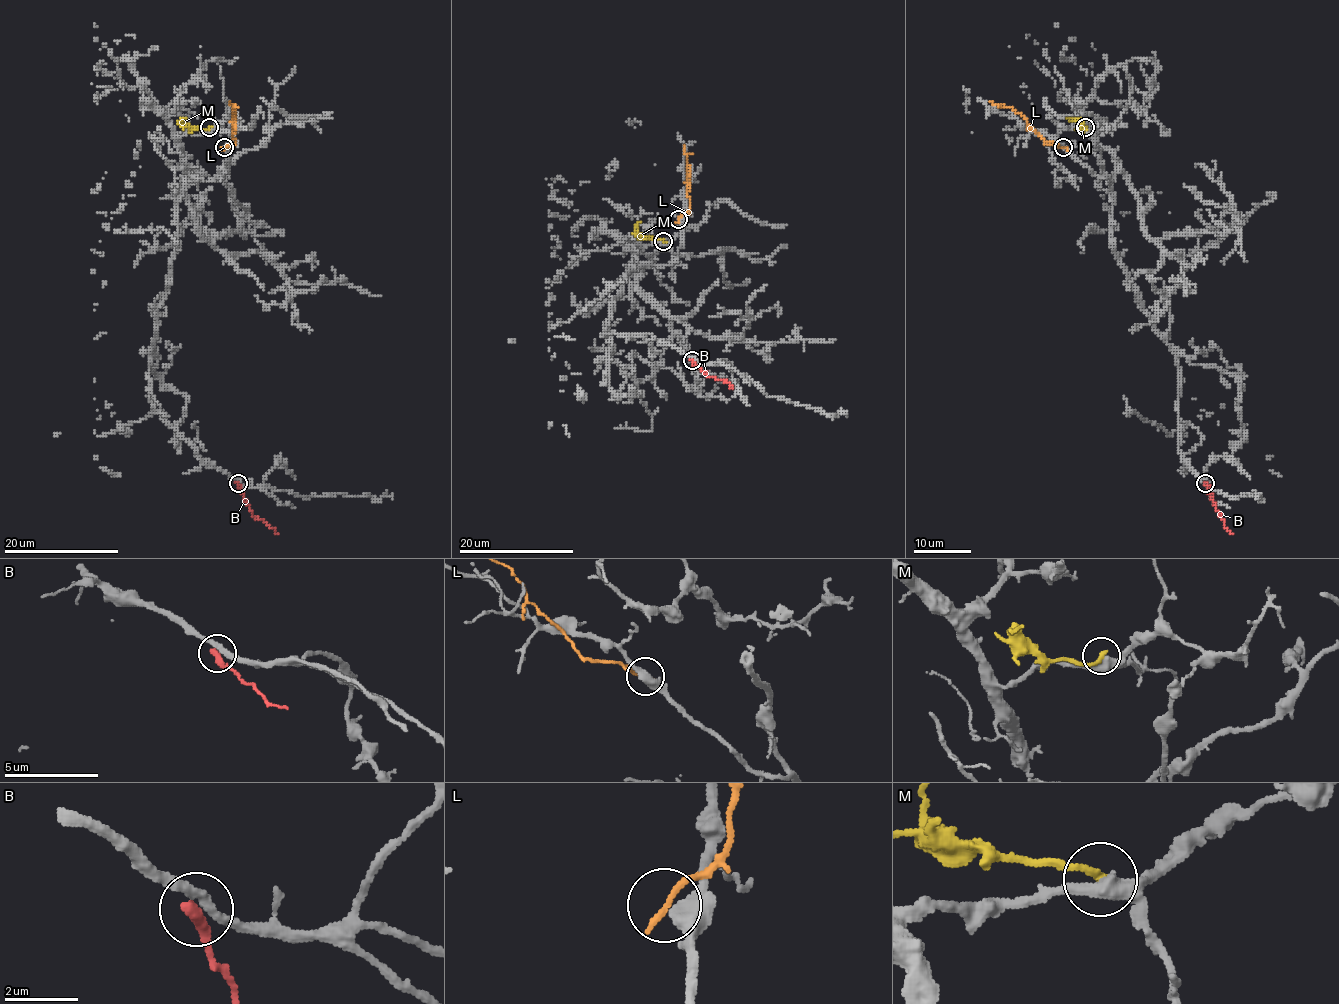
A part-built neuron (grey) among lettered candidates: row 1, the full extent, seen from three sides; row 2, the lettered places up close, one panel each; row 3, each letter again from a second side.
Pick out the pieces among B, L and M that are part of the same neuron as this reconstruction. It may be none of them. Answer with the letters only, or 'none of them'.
none of them

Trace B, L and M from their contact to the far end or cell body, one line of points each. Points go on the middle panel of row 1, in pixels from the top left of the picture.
B: (693, 360), (709, 376), (723, 379), (731, 389)
L: (679, 218), (689, 208), (689, 165), (683, 145)
M: (663, 241), (646, 238), (636, 230), (640, 221)

